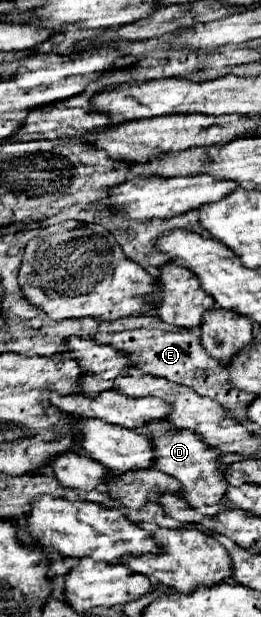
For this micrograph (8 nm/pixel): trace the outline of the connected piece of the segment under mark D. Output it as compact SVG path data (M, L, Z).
M168 430L164 434L152 434L152 444L156 452L154 468L162 470L164 474L174 476L182 482L182 498L198 512L202 512L206 518L216 516L220 510L224 510L224 496L228 490L228 482L224 478L224 464L220 462L222 452L206 446L206 442L188 430Z

